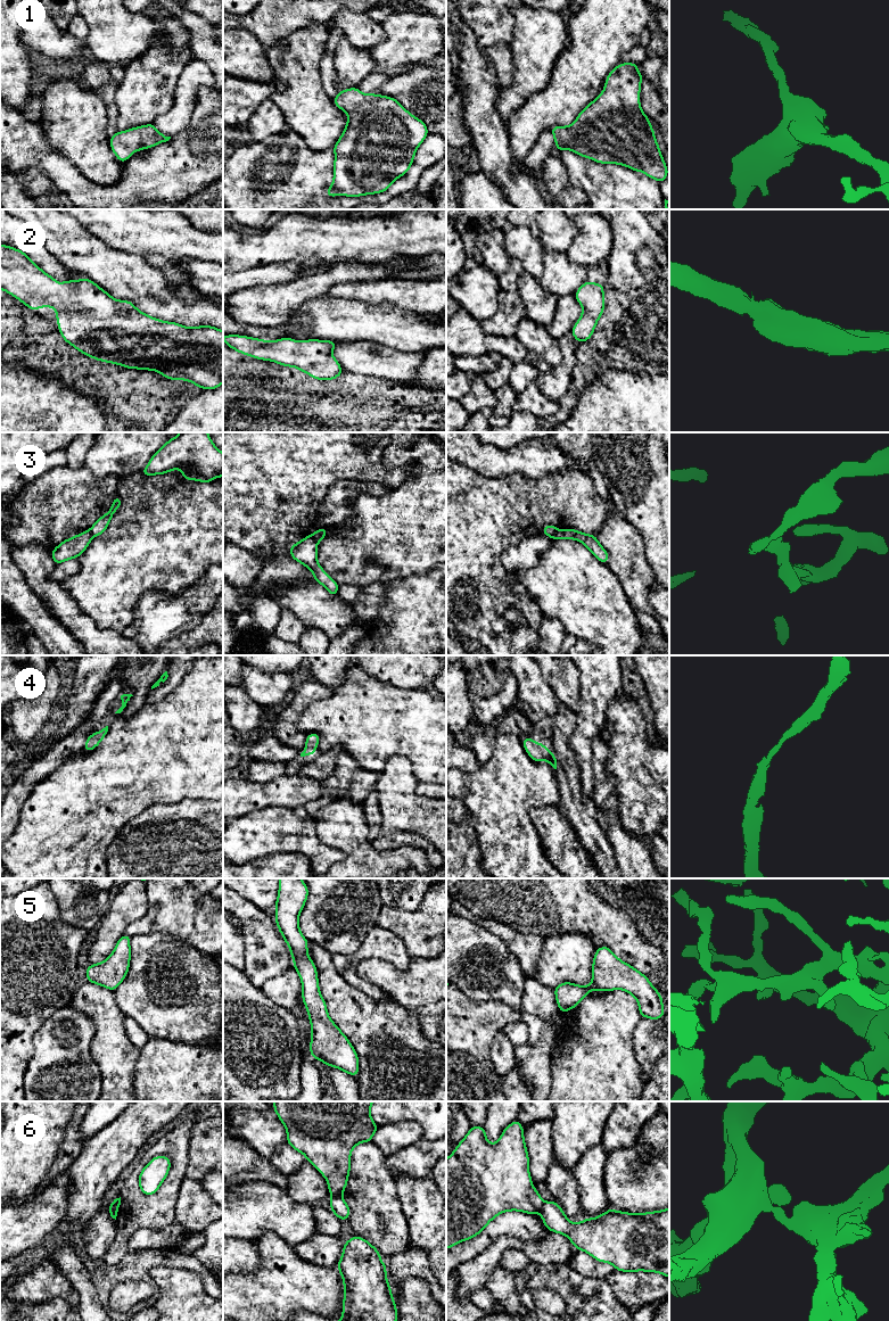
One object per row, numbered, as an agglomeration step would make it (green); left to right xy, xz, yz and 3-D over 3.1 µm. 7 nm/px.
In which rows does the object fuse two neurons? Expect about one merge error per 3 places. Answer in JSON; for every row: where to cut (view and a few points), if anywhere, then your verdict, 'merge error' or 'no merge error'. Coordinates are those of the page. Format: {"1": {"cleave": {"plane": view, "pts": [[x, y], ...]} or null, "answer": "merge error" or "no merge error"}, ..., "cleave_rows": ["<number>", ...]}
{"1": {"cleave": null, "answer": "no merge error"}, "2": {"cleave": null, "answer": "no merge error"}, "3": {"cleave": {"plane": "yz", "pts": [[558, 529], [552, 538]]}, "answer": "merge error"}, "4": {"cleave": null, "answer": "no merge error"}, "5": {"cleave": null, "answer": "no merge error"}, "6": {"cleave": {"plane": "yz", "pts": [[544, 1203], [540, 1213]]}, "answer": "merge error"}, "cleave_rows": ["3", "6"]}

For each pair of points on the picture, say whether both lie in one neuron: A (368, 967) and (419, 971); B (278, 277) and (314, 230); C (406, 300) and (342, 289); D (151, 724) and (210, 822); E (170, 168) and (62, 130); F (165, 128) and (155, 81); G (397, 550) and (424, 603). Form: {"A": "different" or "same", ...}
{"A": "same", "B": "different", "C": "same", "D": "different", "E": "different", "F": "different", "G": "different"}

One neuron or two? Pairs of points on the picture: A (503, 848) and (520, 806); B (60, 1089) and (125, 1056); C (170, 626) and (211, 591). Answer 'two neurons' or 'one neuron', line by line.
A: one neuron
B: two neurons
C: one neuron

